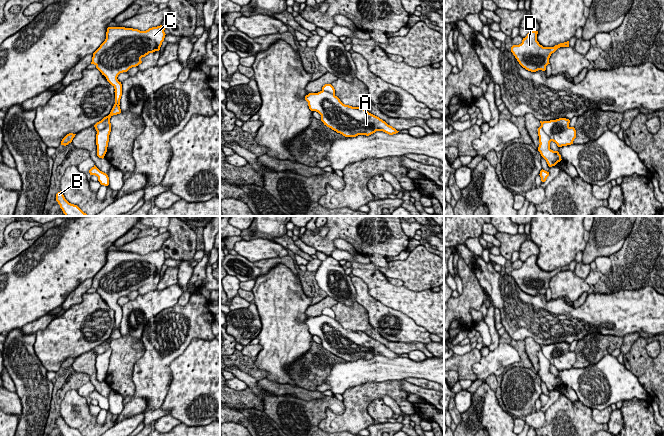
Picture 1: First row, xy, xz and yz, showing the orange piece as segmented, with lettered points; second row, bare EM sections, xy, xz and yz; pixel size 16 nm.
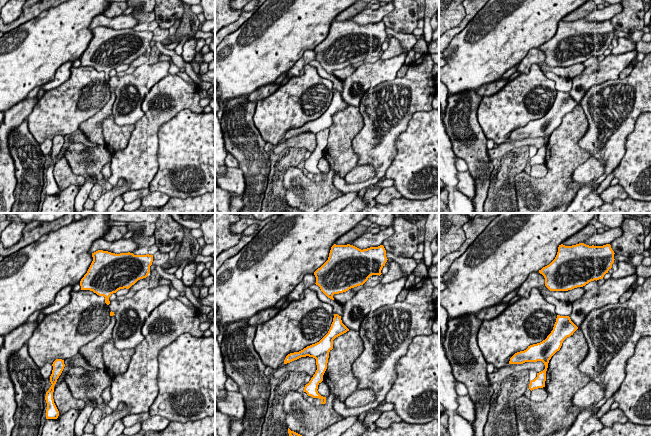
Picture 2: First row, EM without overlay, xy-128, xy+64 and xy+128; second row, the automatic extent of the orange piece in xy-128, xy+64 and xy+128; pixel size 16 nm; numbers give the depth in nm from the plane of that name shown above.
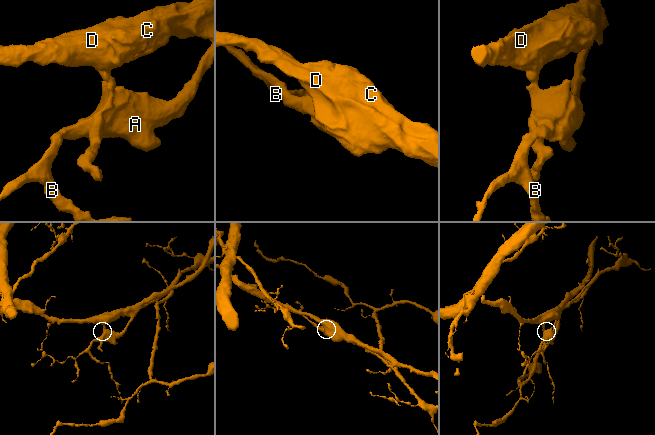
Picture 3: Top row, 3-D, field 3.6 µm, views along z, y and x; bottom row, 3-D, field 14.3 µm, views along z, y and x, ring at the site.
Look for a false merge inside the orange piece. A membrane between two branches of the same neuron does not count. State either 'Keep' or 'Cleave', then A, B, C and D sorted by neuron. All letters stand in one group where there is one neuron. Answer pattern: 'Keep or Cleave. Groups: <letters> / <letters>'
Cleave. Groups: A B / C D

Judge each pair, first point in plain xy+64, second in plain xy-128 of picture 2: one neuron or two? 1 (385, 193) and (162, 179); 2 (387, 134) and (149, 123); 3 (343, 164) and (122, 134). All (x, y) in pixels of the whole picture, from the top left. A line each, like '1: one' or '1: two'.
1: two
2: one
3: one

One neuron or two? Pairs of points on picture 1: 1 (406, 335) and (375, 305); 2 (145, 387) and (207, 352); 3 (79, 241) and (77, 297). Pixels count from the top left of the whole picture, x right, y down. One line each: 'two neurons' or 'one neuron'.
1: one neuron
2: two neurons
3: two neurons

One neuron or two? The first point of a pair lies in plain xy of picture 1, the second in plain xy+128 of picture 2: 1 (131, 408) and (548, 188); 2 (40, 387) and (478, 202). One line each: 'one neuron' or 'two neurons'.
1: two neurons
2: one neuron

